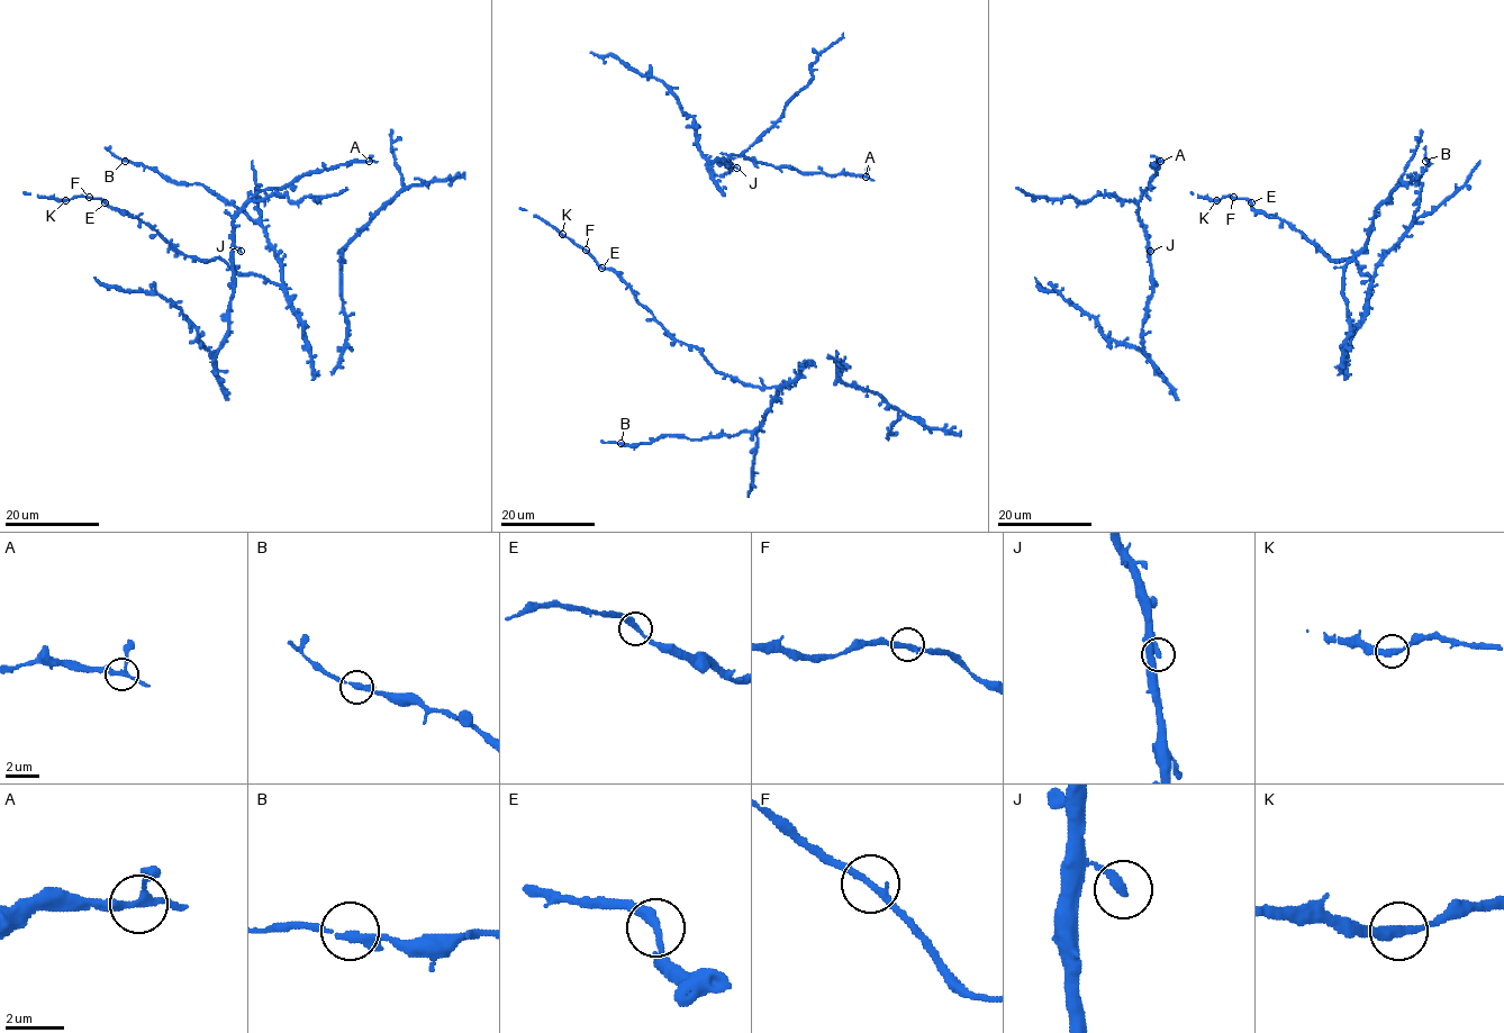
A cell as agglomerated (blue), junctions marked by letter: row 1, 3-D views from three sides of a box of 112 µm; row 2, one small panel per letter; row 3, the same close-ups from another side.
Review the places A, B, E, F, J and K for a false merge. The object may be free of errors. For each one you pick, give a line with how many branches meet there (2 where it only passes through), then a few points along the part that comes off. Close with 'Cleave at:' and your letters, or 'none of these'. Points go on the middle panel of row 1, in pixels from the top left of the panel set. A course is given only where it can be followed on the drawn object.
Cleave at: none of these

